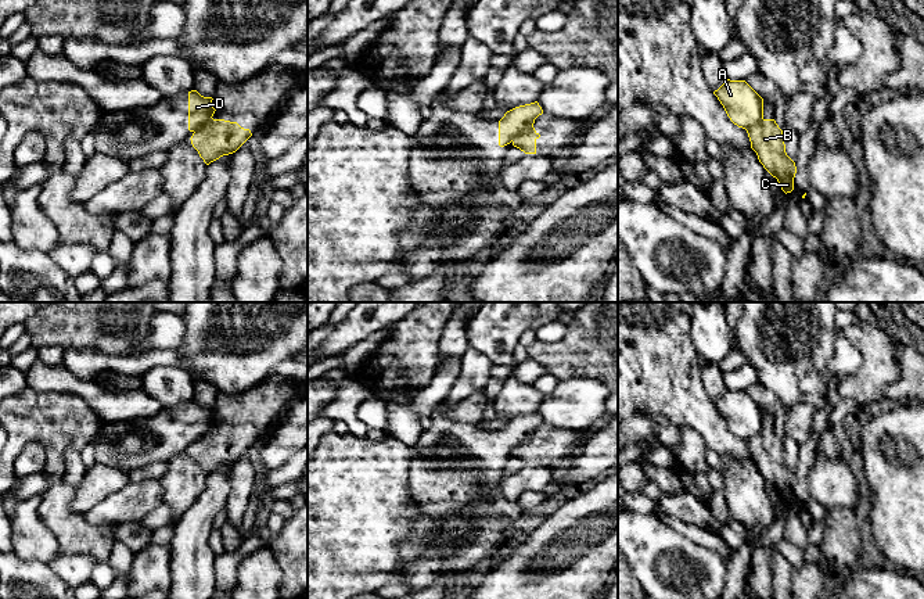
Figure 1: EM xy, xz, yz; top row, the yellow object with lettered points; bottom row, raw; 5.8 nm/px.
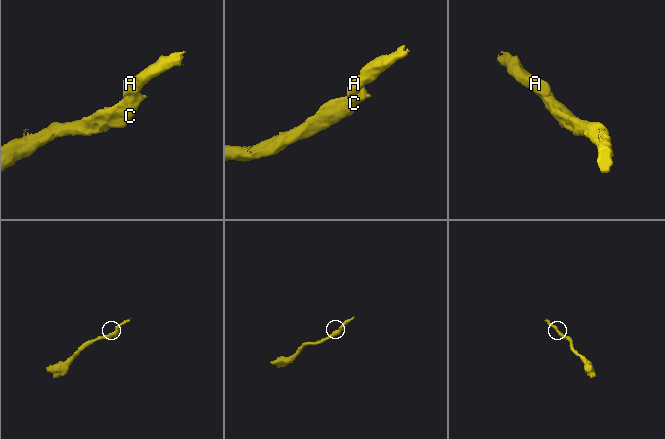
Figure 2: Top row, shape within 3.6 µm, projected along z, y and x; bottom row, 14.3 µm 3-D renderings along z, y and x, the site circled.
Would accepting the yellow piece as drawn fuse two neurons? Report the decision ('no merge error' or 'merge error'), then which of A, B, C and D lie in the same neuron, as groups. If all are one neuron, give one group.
merge error; groups A D / B C

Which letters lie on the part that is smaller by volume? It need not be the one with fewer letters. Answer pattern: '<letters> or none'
A, D

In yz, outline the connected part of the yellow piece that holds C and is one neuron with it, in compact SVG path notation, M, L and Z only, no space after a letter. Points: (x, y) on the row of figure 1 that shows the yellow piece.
M762 118L758 125L745 130L759 162L777 179L785 194L791 193L794 190L797 166L785 153L783 130L776 121Z

